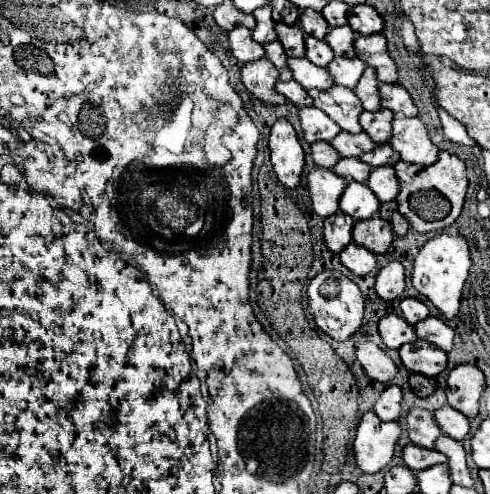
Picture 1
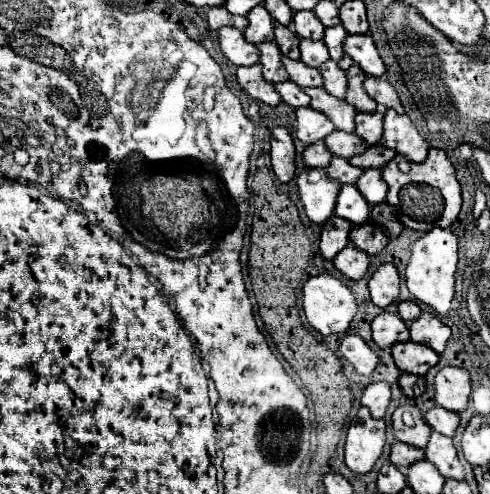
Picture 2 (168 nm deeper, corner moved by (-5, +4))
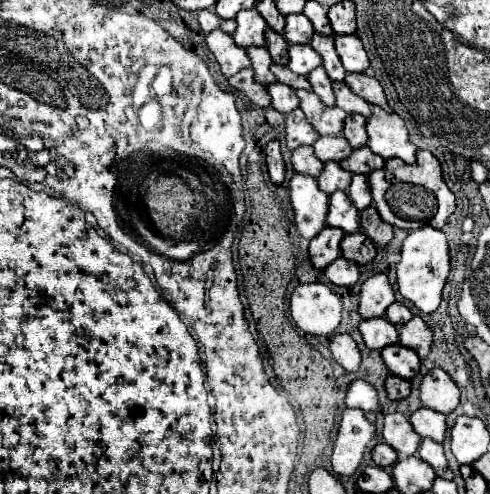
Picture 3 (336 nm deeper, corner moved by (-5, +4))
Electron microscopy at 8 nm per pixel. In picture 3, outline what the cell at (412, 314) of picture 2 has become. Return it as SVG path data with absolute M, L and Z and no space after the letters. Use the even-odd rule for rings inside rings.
M392 303L392 305L386 309L386 319L388 319L392 325L400 327L400 325L404 325L404 323L408 323L408 321L412 319L412 313L410 313L408 307L404 307L404 305L400 305L400 303Z

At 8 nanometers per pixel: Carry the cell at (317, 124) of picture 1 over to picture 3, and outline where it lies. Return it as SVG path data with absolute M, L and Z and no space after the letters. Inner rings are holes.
M294 109L286 115L286 147L296 149L300 145L314 145L318 139L318 133L304 121L304 113L300 109Z

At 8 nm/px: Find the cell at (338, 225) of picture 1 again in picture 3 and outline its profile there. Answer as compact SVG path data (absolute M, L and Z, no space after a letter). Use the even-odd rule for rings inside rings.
M324 227L320 231L320 235L316 235L310 245L308 245L308 253L310 253L310 261L314 269L324 269L328 267L334 259L340 257L340 241L342 241L344 233L340 233L338 229L328 229Z

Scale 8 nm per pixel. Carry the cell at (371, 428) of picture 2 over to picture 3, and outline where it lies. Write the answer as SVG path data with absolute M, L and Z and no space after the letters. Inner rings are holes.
M344 409L332 451L332 471L342 477L352 475L358 469L372 435L374 425L360 413L360 409Z

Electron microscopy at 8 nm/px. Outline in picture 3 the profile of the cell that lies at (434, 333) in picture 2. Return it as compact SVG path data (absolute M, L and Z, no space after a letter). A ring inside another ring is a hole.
M414 315L406 325L400 327L400 345L414 349L418 353L418 357L424 359L432 347L430 327L418 315Z

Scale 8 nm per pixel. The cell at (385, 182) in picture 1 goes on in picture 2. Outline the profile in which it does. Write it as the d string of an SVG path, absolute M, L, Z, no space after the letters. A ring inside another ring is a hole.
M368 169L368 171L364 171L364 175L360 177L360 183L356 183L356 185L358 185L358 189L362 191L362 195L366 197L366 201L370 205L382 203L384 197L386 197L386 193L388 193L388 185L382 179L380 169Z

